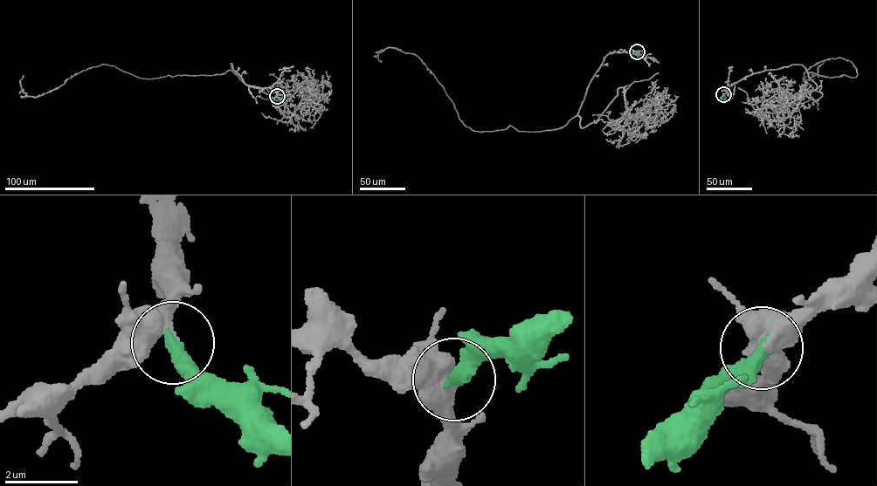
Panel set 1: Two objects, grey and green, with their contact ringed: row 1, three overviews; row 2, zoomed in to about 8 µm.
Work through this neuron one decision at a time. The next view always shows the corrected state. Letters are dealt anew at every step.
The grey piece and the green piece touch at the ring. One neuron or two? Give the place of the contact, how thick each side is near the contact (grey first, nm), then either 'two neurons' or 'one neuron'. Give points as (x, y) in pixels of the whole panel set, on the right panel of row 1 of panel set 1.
place (723, 94); calibres 500 and 400 nm; one neuron

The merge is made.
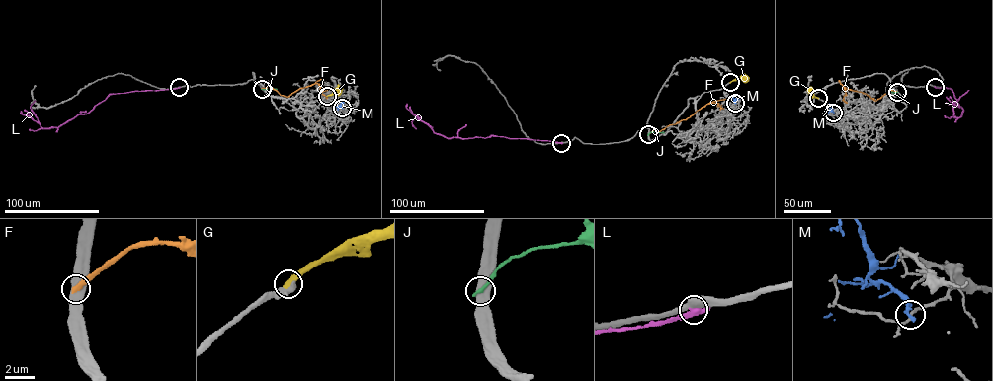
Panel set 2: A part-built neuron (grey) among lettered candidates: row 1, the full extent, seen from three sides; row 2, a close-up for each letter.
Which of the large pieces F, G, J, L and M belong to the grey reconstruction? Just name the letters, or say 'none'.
G

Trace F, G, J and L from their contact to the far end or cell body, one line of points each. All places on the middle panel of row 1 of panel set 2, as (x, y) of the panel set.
F: (648, 134), (685, 119), (708, 104), (717, 103), (719, 110)
G: (730, 82), (741, 77), (748, 78)
J: (648, 134), (664, 132)
L: (561, 143), (491, 135), (448, 138), (436, 133), (416, 116), (411, 121), (416, 128)

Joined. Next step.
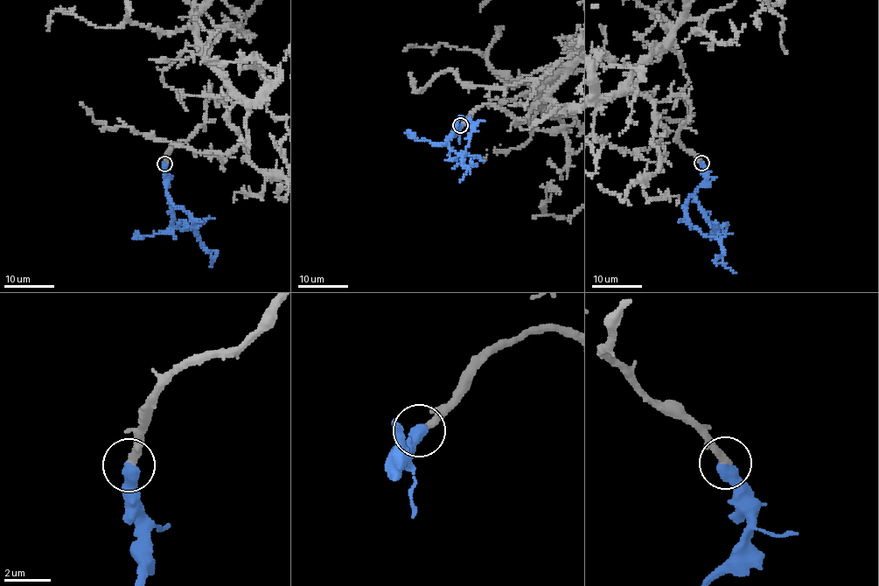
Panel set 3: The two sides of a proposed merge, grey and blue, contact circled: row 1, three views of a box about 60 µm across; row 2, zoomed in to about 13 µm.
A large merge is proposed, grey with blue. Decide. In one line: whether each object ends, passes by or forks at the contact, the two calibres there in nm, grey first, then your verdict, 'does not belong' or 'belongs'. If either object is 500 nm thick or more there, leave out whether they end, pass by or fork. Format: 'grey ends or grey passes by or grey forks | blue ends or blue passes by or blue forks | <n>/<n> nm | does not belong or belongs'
320/550 nm | belongs

